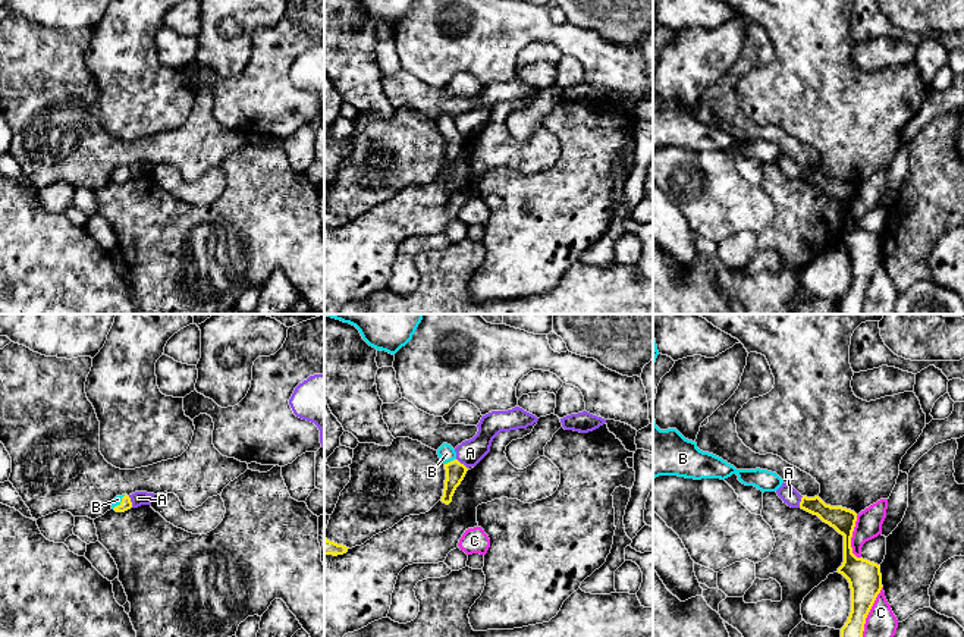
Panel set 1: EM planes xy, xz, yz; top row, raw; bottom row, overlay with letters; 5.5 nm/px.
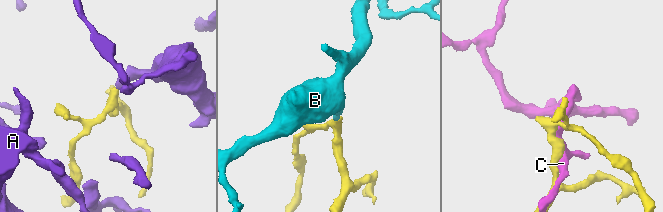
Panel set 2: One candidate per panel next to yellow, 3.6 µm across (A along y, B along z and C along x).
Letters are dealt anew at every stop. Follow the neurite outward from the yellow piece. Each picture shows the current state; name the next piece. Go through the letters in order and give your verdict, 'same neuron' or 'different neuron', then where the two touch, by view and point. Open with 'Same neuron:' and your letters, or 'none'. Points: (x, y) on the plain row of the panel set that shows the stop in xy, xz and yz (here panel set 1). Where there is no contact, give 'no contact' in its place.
Same neuron: B
A: different neuron; contact xy (131, 173)
B: same neuron; contact xz (451, 132)
C: different neuron; contact yz (867, 285)

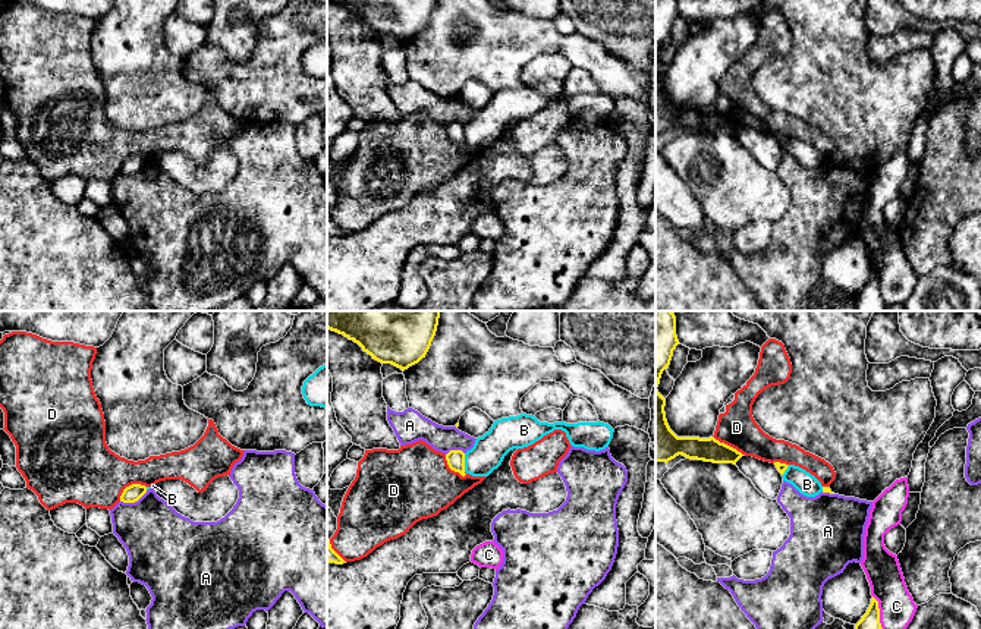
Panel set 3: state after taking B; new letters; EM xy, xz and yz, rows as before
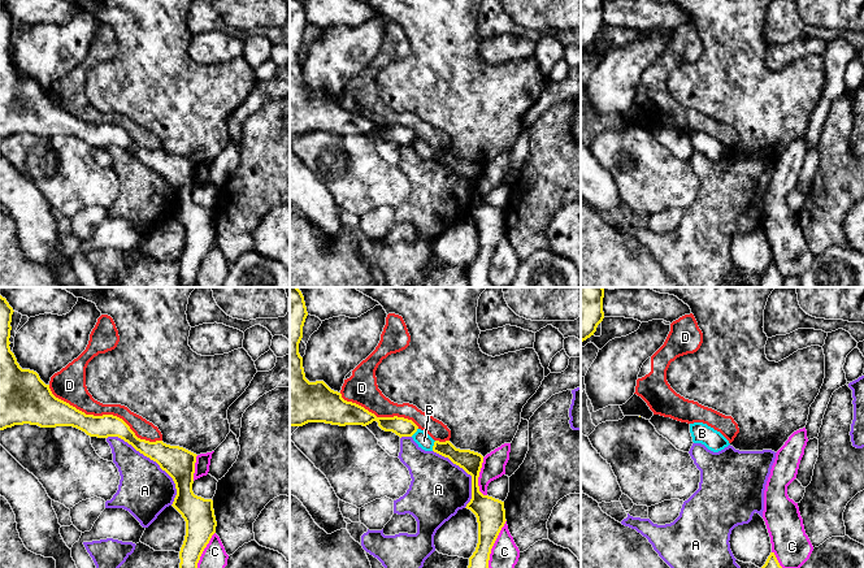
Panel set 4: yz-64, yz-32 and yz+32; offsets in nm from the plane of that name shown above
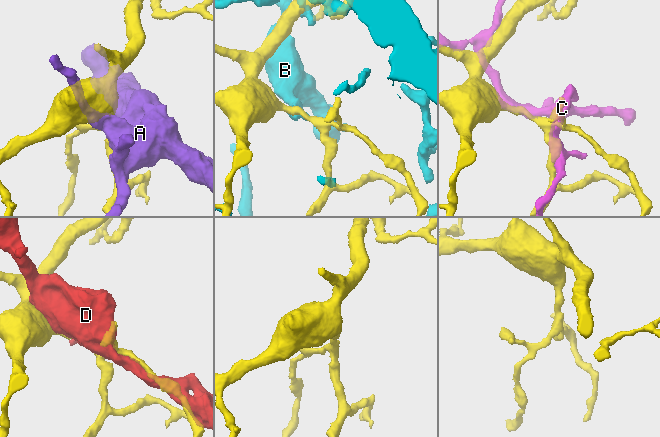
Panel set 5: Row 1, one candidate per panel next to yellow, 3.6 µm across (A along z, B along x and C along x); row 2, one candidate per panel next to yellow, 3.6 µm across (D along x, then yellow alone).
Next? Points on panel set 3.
Same neuron: none
A: different neuron; contact xy (134, 173)
B: different neuron; contact xz (464, 134)
C: different neuron; contact yz (879, 286)
D: different neuron; contact xy (129, 157)

